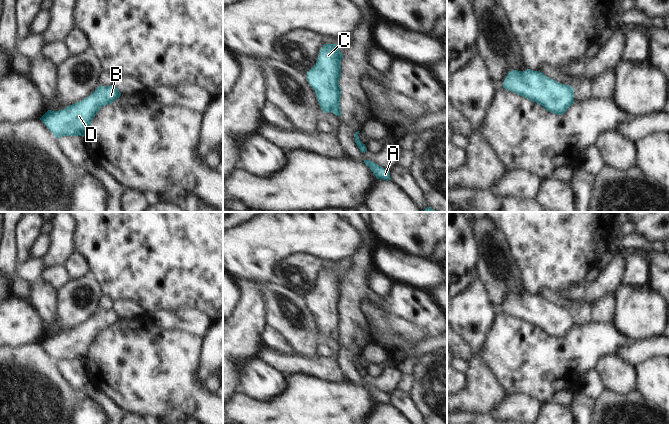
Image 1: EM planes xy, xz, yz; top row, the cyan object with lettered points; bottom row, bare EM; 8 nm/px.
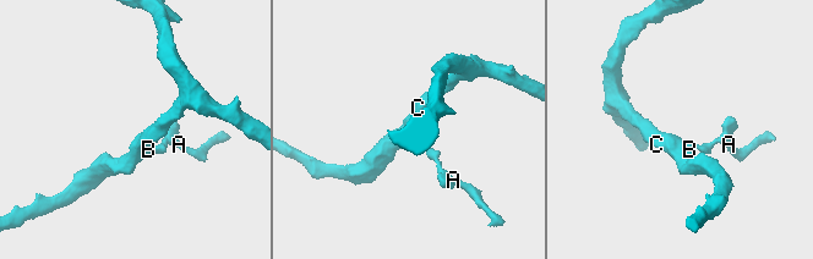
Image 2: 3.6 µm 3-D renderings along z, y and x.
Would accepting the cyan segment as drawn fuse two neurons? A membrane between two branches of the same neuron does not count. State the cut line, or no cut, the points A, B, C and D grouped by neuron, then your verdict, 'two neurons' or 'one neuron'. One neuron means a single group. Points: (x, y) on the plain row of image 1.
cut none; groups A B C D; one neuron

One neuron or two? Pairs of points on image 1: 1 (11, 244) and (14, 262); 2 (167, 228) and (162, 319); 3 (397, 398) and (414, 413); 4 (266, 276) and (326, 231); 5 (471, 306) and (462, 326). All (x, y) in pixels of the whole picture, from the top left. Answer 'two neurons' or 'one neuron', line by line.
1: one neuron
2: two neurons
3: one neuron
4: one neuron
5: one neuron

